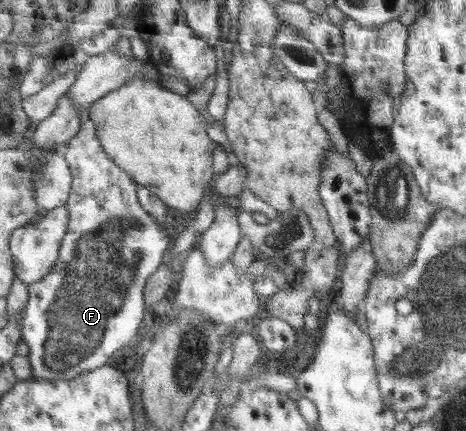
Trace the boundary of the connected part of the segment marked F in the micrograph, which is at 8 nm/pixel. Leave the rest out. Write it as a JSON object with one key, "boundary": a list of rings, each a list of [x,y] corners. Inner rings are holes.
{"boundary":[[[90,120],[81,123],[78,136],[74,136],[68,142],[68,145],[63,149],[63,154],[72,173],[71,190],[65,203],[69,215],[66,233],[62,237],[59,254],[55,266],[50,270],[50,273],[35,284],[31,283],[28,286],[28,301],[24,306],[22,321],[19,321],[21,341],[24,341],[29,349],[28,359],[32,366],[32,380],[69,380],[80,376],[81,373],[92,372],[93,369],[100,368],[101,365],[104,365],[118,351],[118,347],[128,345],[132,341],[132,337],[136,335],[136,331],[138,331],[138,327],[142,323],[142,317],[144,317],[146,281],[162,265],[162,255],[164,255],[164,251],[166,251],[170,240],[176,239],[170,237],[168,234],[170,233],[170,229],[164,225],[159,225],[151,215],[146,213],[140,199],[137,197],[137,183],[104,152],[96,136],[96,128],[94,128],[94,124]]]}

